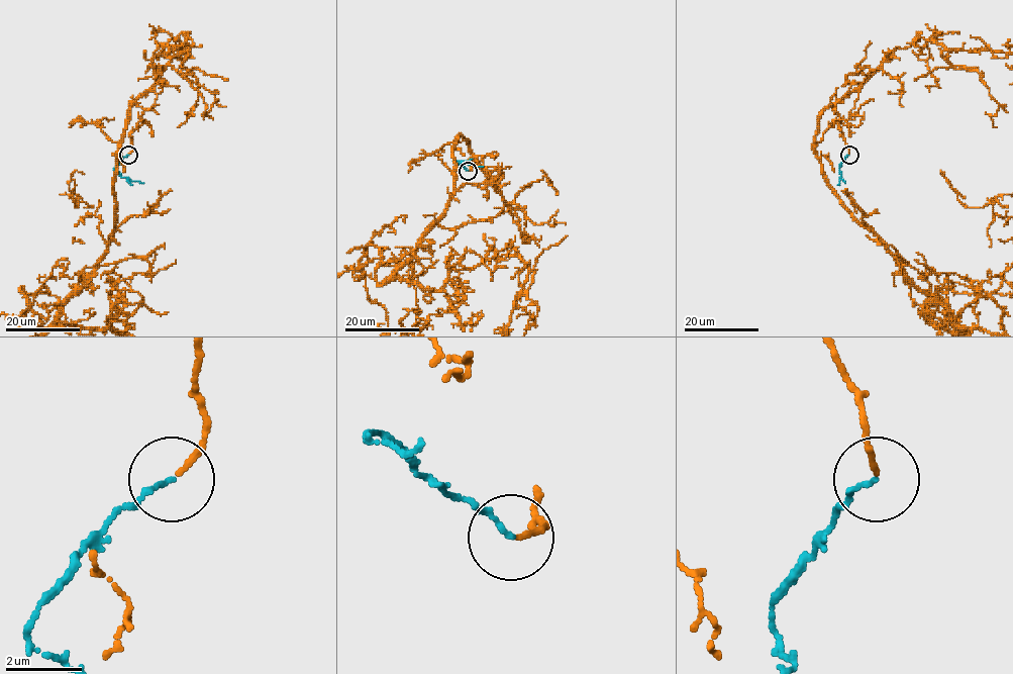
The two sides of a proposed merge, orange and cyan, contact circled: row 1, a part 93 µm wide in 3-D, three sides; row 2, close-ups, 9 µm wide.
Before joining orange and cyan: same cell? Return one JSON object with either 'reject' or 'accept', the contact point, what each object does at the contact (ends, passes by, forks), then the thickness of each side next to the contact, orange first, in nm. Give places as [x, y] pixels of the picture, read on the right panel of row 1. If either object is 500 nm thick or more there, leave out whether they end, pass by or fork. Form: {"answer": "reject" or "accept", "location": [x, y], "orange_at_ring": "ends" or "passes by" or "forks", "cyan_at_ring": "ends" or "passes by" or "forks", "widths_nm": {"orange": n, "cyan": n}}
{"answer": "accept", "location": [849, 155], "orange_at_ring": "ends", "cyan_at_ring": "ends", "widths_nm": {"orange": 140, "cyan": 110}}

